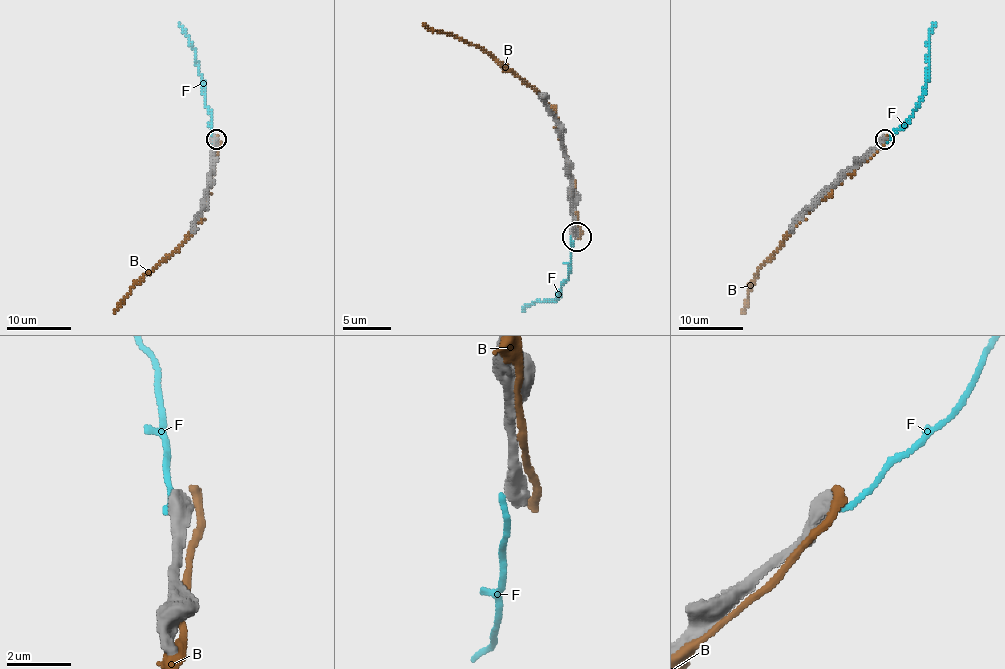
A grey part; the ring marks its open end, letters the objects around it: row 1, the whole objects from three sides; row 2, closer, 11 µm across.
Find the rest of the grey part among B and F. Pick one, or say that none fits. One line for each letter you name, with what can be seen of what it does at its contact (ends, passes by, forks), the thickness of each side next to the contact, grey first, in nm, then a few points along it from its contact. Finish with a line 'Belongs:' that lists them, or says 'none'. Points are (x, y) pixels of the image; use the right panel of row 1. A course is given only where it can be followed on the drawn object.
Belongs: none

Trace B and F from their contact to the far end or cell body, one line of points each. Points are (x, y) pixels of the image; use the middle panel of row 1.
B: (578, 236), (580, 226), (575, 183), (558, 134), (556, 112), (527, 83), (478, 47), (432, 30), (423, 23)
F: (570, 233), (570, 270), (556, 299), (534, 301), (522, 311)

